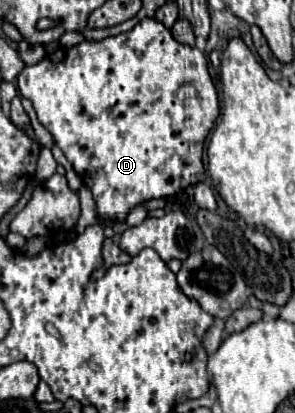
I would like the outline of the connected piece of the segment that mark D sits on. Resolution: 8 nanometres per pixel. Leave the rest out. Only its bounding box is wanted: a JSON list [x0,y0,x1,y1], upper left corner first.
[16,18,220,222]

